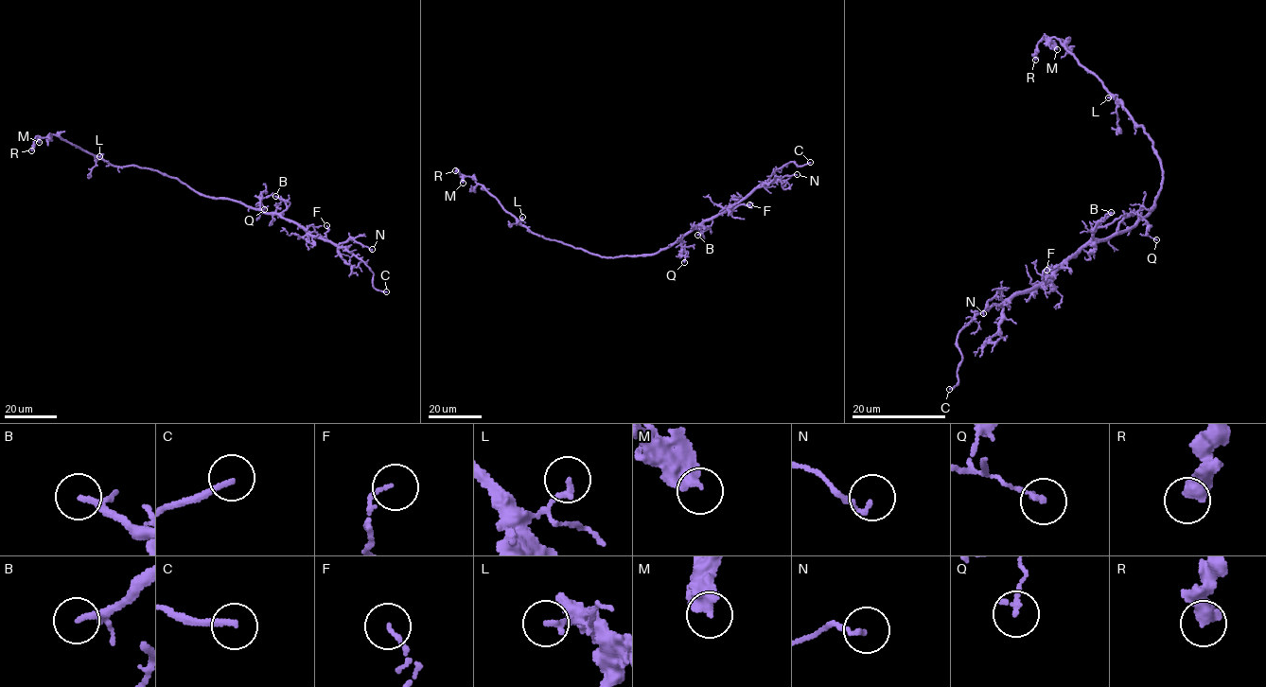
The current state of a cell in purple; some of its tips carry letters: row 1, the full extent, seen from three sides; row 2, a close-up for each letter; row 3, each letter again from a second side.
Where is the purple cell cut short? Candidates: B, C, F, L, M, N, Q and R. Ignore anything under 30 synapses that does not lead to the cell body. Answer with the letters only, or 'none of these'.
C

